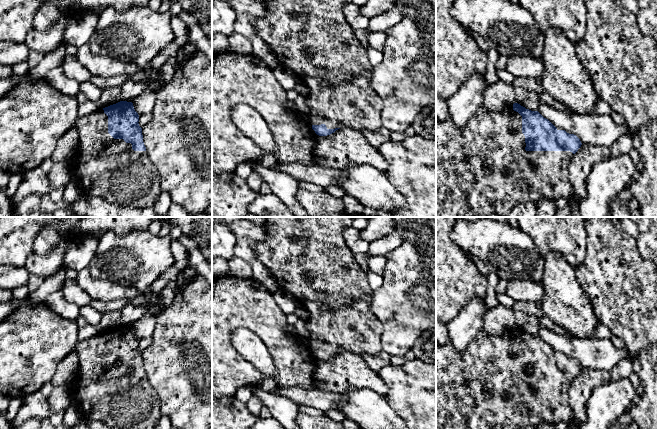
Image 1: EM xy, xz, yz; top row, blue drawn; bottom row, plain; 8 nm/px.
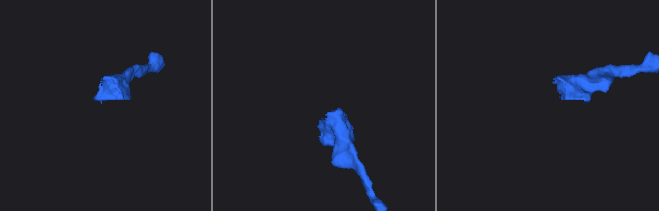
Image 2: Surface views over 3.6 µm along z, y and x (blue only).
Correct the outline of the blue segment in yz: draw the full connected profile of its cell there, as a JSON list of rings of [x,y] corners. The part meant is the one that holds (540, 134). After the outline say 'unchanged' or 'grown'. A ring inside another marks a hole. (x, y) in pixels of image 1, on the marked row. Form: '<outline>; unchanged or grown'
[[[518,103],[507,105],[502,110],[489,110],[482,106],[462,129],[454,124],[450,116],[444,121],[436,120],[436,217],[488,217],[492,214],[507,217],[516,205],[523,202],[538,203],[544,198],[556,201],[559,198],[572,196],[574,191],[569,181],[568,166],[581,145],[576,135],[569,134],[565,130],[558,130],[538,111],[531,111]]]; grown

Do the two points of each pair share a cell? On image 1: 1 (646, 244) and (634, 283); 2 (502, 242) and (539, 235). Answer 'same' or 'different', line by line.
1: different
2: different

